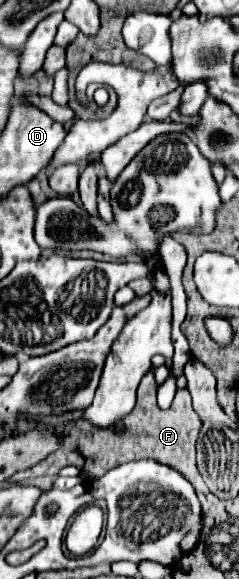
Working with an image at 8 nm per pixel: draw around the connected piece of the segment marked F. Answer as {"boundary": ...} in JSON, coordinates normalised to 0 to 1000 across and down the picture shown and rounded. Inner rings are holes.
{"boundary":[[[619,641],[619,648],[603,648],[594,665],[577,672],[569,703],[502,727],[502,744],[435,744],[418,737],[385,737],[385,731],[368,731],[343,720],[276,731],[268,737],[234,737],[226,744],[251,744],[251,755],[259,755],[251,775],[226,779],[218,786],[201,786],[201,793],[176,793],[151,807],[117,810],[100,817],[100,827],[167,824],[167,820],[243,820],[251,810],[276,803],[318,803],[343,817],[360,817],[377,824],[418,824],[444,813],[460,813],[469,807],[494,807],[527,796],[636,789],[636,793],[720,803],[728,810],[770,817],[770,824],[820,841],[820,851],[845,869],[845,883],[862,886],[870,896],[912,886],[912,876],[929,883],[929,865],[854,838],[854,831],[828,817],[828,807],[820,807],[820,762],[828,762],[828,748],[837,748],[837,720],[803,706],[795,679],[778,672],[753,672],[728,686],[720,703],[695,710],[669,706],[653,699],[653,658],[644,658],[636,641]]]}

